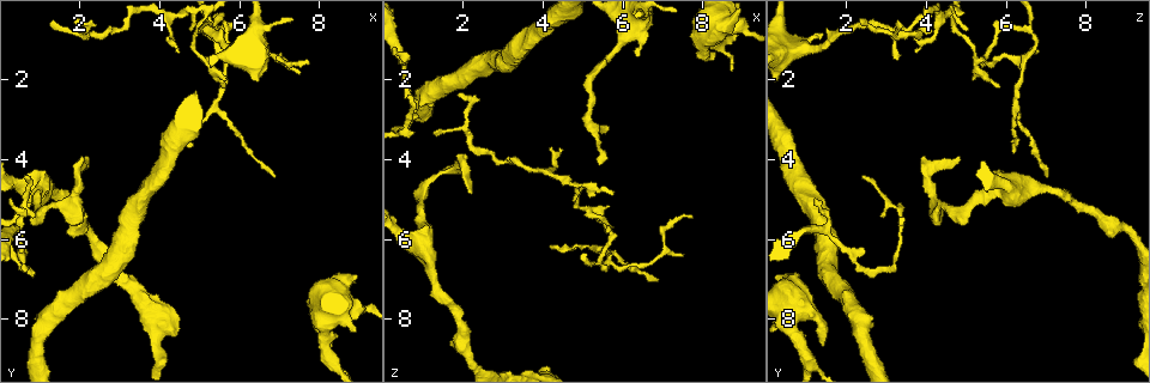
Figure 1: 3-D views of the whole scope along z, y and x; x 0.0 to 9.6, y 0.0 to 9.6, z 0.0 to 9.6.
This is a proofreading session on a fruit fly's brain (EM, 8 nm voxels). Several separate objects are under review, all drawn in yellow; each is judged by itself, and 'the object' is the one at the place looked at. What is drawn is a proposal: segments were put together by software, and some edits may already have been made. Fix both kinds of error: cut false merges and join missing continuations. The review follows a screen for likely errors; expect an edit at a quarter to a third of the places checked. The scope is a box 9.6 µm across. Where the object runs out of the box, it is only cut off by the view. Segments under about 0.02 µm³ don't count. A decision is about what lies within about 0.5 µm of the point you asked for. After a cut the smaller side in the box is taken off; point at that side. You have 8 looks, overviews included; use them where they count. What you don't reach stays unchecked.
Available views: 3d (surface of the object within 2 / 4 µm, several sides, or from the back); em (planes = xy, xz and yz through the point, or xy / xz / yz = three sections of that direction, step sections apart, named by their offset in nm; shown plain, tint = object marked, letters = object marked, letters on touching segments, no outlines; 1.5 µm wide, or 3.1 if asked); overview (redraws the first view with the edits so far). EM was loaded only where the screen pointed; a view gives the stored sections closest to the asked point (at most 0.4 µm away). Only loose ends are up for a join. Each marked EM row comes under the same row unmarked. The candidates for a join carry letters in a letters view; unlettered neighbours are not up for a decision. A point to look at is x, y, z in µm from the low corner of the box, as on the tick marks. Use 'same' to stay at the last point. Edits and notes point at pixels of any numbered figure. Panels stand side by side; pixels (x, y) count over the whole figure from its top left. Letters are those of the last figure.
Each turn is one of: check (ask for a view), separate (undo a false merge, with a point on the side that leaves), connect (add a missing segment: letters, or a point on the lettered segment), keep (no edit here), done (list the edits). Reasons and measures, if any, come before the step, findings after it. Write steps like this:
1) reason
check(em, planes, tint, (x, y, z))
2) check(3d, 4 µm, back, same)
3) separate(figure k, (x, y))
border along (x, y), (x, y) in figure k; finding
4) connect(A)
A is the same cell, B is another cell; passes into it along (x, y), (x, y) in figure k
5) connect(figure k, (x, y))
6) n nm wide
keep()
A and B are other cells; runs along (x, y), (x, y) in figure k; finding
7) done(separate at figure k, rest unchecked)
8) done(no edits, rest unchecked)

tapers out
check(em, xy, step 8, letters, (7.50, 1.80, 6.35))

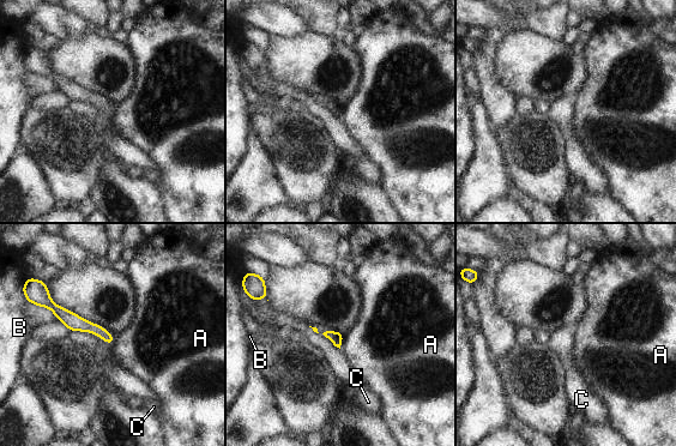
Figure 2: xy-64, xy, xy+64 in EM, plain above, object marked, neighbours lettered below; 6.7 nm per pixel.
check(em, planes, letters, same)

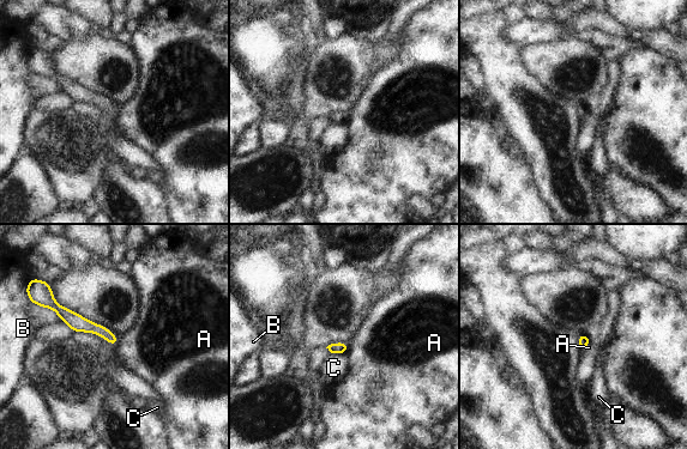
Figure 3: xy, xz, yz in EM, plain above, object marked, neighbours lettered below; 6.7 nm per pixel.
80 nm wide
keep()
A, B and C are other cells; runs along (52, 304), (114, 341) in figure 3; no lettered segment goes on from it

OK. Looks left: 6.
tapers out
check(3d, 4 µm, (4.45, 1.25, 3.65))

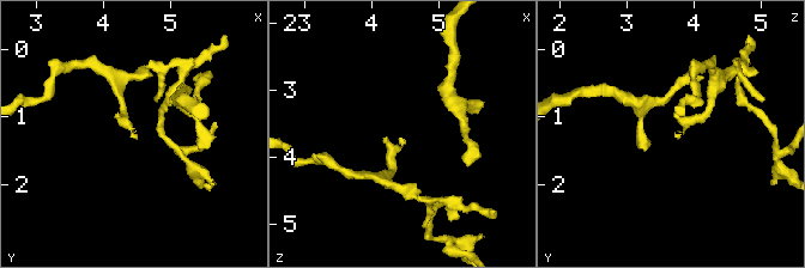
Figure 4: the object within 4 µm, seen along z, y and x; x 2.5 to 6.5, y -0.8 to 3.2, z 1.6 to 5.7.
need the tissue
check(em, planes, letters, (4.45, 1.35, 3.75))

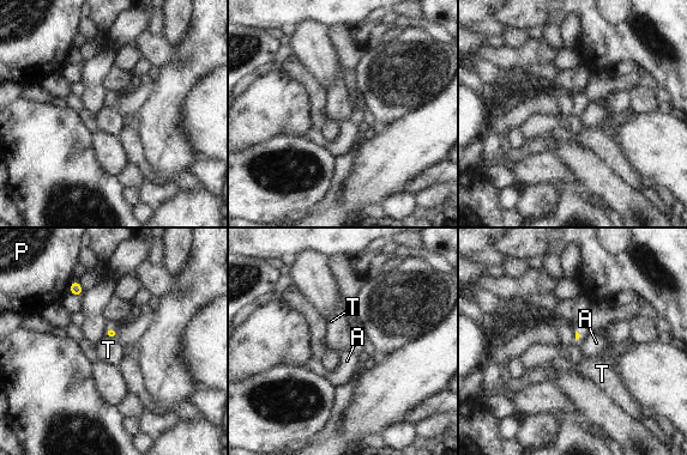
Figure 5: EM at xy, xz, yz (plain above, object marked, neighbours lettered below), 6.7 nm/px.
T touches over 80 nm
keep()
A, P and T are other cells; border along (104, 335), (115, 339) in figure 5; no lettered segment goes on from it

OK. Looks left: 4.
abrupt turn
check(em, yz, step 4, tint, (5.15, 1.50, 5.30))

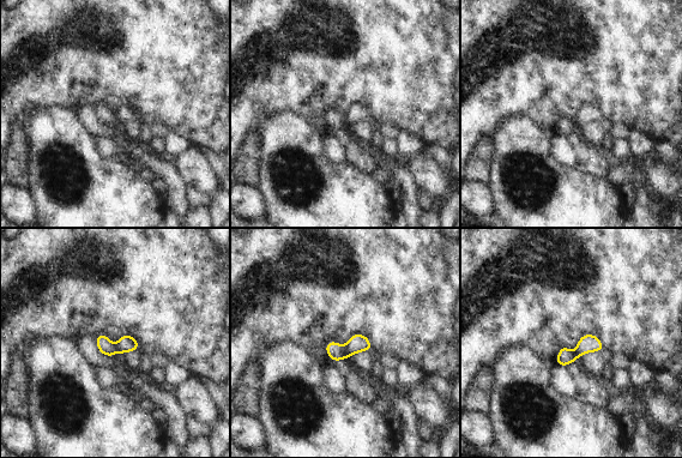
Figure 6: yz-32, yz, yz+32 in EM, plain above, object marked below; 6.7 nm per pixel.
cut it another way
check(em, planes, letters, same)

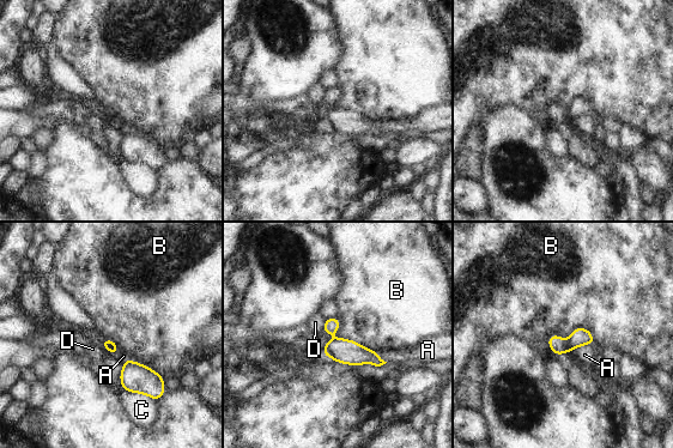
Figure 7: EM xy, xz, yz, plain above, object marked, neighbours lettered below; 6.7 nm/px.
separate(figure 7, (113, 351))
A, B, C and D are other cells; border along (103, 340), (116, 350) in figure 7; a second neuron is stuck on

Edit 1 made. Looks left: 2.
done(separate at figure 7, rest unchecked)

